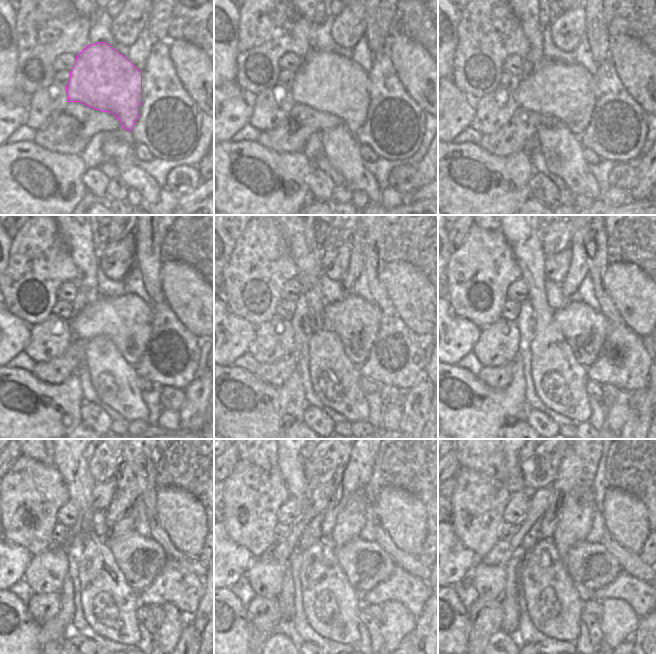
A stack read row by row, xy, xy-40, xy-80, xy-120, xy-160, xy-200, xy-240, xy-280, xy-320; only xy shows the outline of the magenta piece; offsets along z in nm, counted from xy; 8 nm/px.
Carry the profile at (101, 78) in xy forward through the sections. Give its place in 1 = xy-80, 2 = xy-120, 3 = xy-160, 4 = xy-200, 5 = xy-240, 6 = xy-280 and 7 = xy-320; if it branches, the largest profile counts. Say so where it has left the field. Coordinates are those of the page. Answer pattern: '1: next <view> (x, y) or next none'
1: next xy-80 (565, 91)
2: next xy-120 (126, 320)
3: next xy-160 (356, 322)
4: next xy-200 (585, 330)
5: next xy-240 (140, 559)
6: next xy-280 (365, 564)
7: next xy-320 (592, 565)

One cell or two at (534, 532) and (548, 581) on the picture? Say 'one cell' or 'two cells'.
two cells

